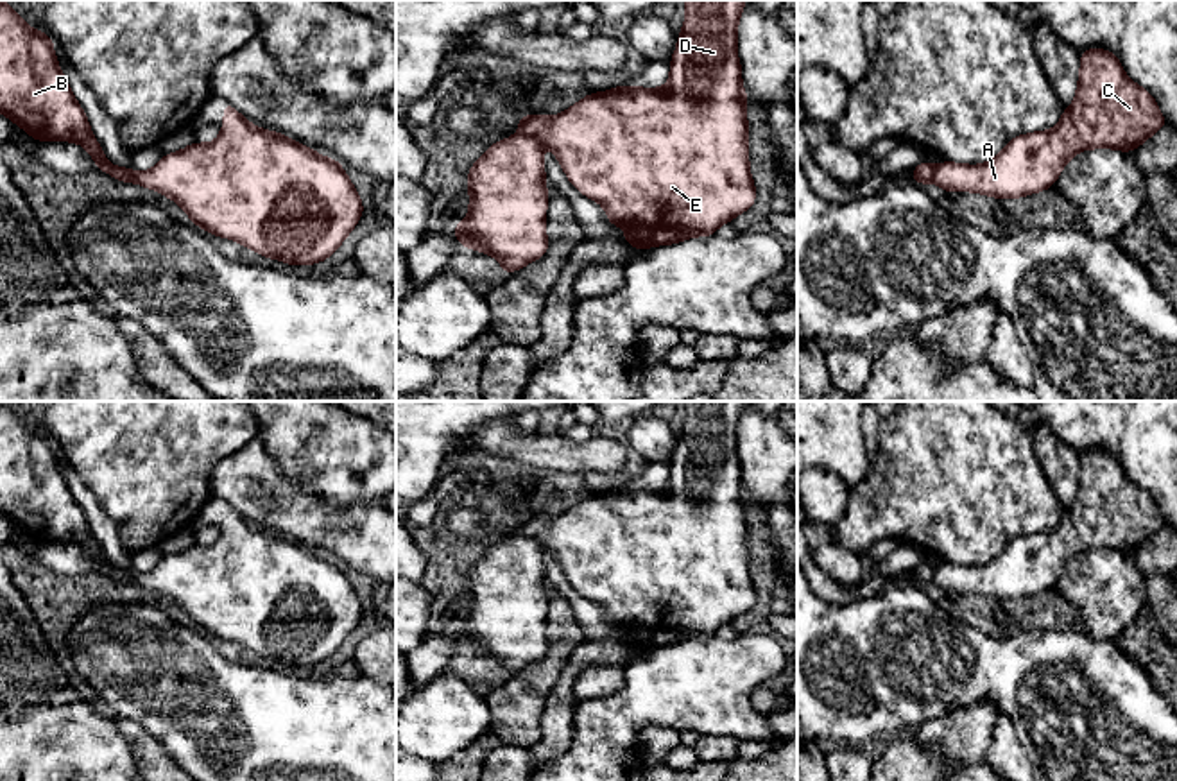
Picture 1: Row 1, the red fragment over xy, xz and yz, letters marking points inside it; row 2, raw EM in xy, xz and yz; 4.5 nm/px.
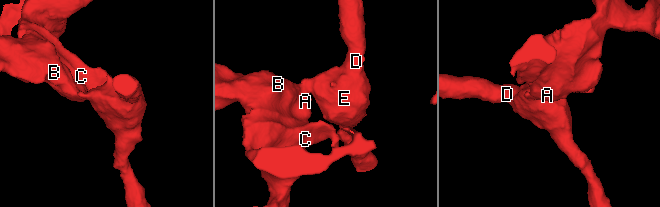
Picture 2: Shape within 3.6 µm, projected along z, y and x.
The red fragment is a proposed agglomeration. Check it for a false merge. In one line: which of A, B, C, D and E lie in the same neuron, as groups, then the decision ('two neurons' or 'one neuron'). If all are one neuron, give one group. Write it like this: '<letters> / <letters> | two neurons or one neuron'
A B C / D E | two neurons

